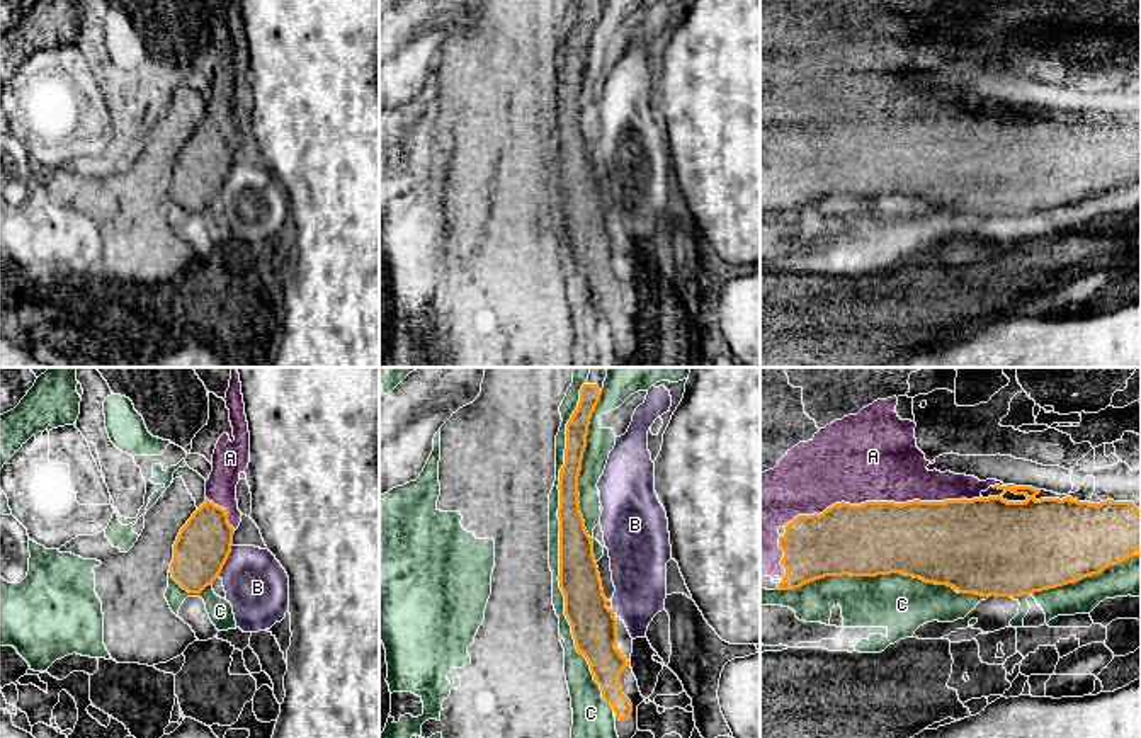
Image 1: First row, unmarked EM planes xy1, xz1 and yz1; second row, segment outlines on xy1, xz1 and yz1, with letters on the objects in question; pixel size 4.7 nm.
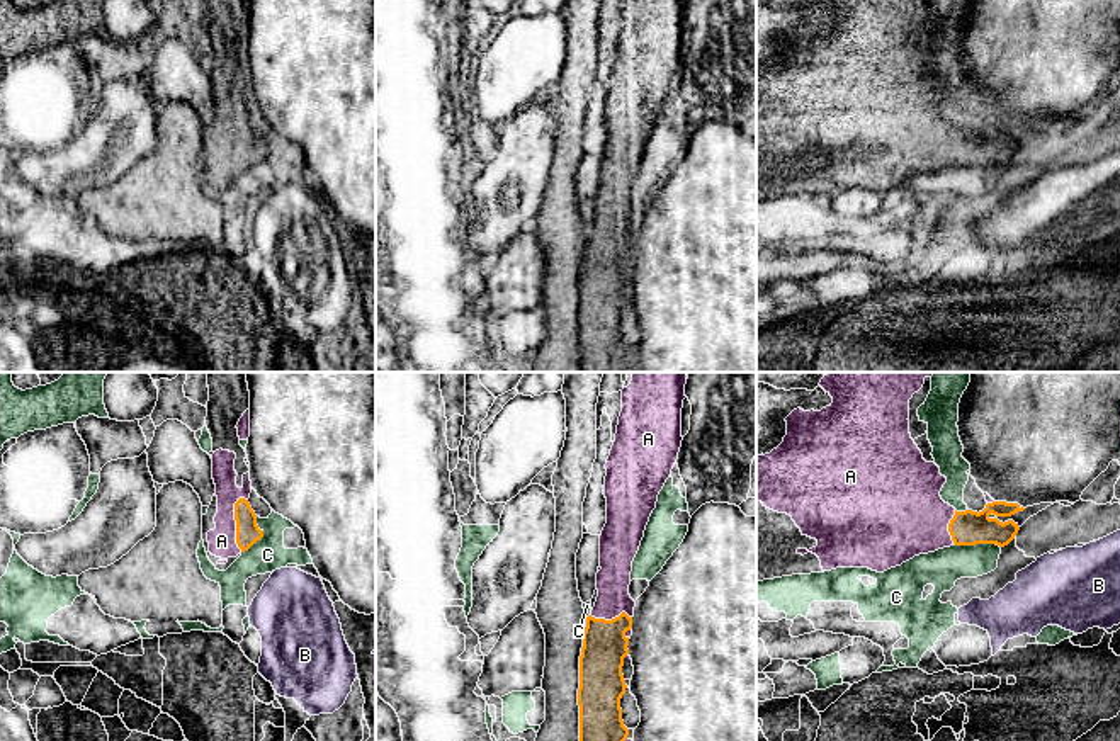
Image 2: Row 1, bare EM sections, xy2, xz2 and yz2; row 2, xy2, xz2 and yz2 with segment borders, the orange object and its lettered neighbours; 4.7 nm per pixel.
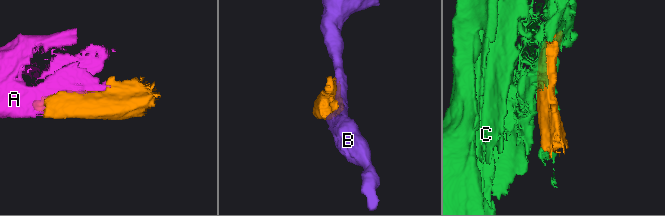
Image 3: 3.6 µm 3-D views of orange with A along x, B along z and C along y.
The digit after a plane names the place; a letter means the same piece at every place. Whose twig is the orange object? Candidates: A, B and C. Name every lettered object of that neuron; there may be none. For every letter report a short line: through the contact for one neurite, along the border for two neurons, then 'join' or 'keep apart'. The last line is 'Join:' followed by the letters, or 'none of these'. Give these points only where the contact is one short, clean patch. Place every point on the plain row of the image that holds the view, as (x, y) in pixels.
A: join
B: keep apart
C: keep apart
Join: A

